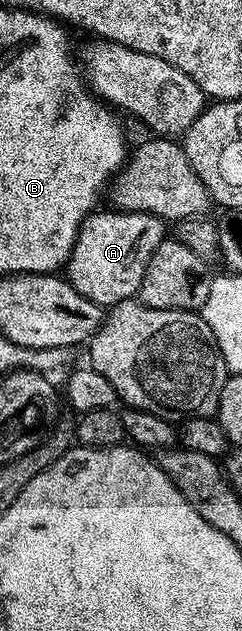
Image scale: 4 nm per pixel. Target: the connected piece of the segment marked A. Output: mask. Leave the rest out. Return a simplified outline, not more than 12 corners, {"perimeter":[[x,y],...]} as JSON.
{"perimeter":[[97,209],[69,284],[101,308],[139,291],[165,219]]}

